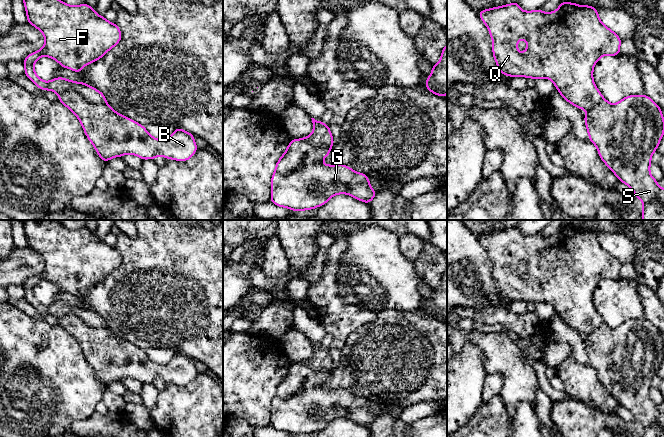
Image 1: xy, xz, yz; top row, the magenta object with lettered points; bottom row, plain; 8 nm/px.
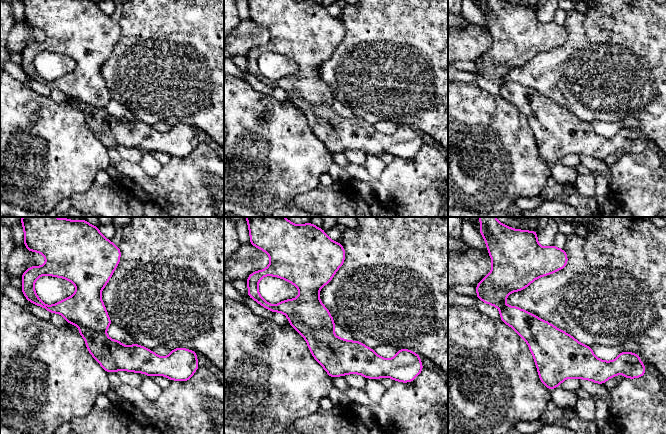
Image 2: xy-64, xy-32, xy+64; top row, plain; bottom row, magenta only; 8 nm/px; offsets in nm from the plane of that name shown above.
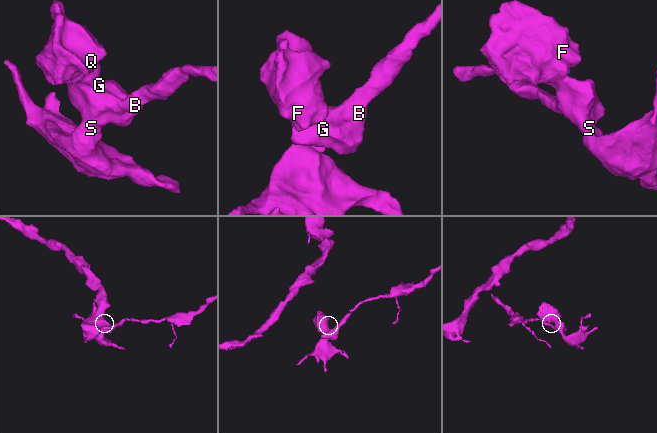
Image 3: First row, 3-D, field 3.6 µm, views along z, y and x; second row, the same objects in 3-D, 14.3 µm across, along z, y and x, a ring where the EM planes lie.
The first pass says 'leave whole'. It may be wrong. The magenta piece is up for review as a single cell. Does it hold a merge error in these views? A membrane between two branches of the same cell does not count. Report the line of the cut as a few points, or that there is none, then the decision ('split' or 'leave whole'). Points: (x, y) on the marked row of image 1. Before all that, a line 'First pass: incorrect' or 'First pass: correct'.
First pass: incorrect
cut in xy along (58, 92), (73, 90), (89, 102), (106, 103); split

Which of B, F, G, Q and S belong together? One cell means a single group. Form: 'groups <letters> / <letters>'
groups B G S / F Q

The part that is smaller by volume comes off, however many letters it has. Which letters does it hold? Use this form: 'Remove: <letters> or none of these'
Remove: F, Q

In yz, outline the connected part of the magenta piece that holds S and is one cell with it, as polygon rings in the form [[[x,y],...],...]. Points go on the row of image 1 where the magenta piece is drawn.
[[[629,95],[616,104],[602,98],[584,116],[589,140],[597,147],[601,160],[628,185],[643,203],[643,220],[664,220],[664,189],[650,174],[652,154],[664,136],[661,108],[647,95]]]

